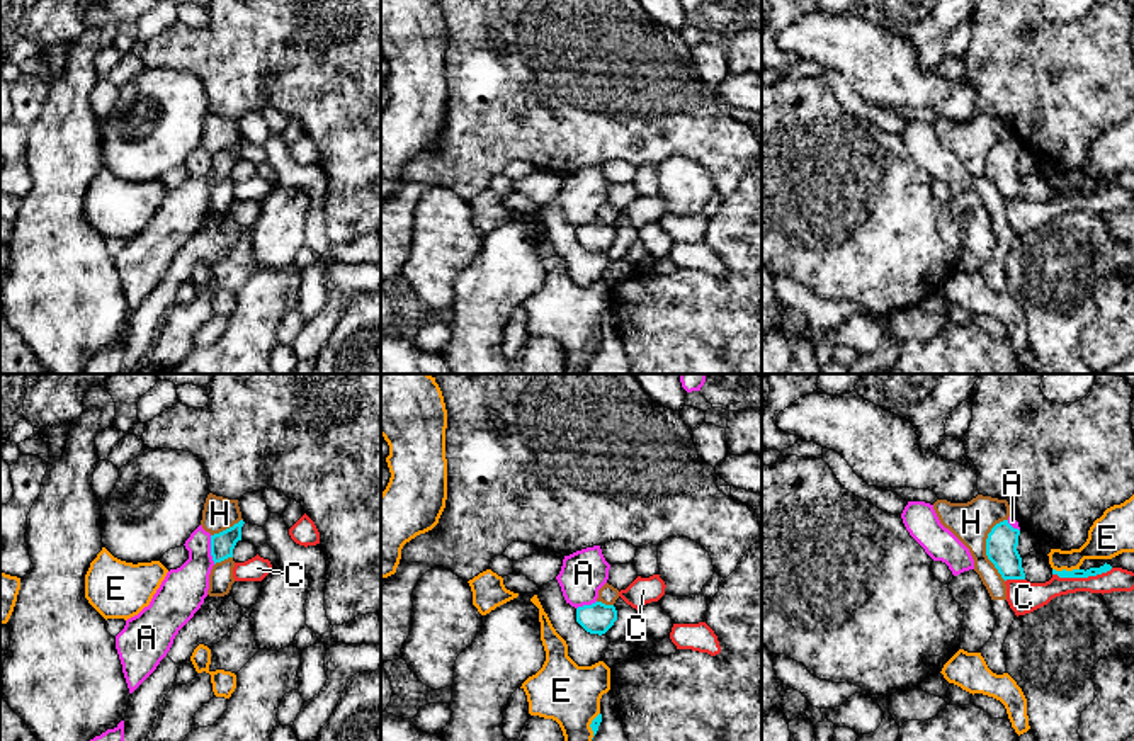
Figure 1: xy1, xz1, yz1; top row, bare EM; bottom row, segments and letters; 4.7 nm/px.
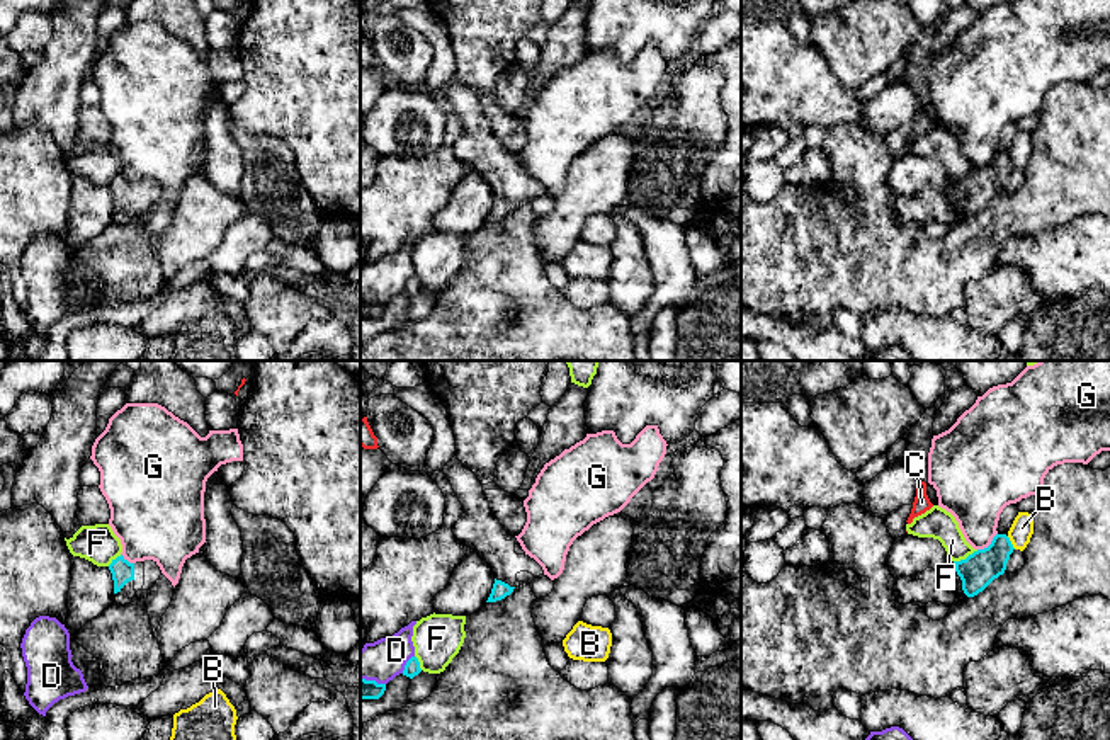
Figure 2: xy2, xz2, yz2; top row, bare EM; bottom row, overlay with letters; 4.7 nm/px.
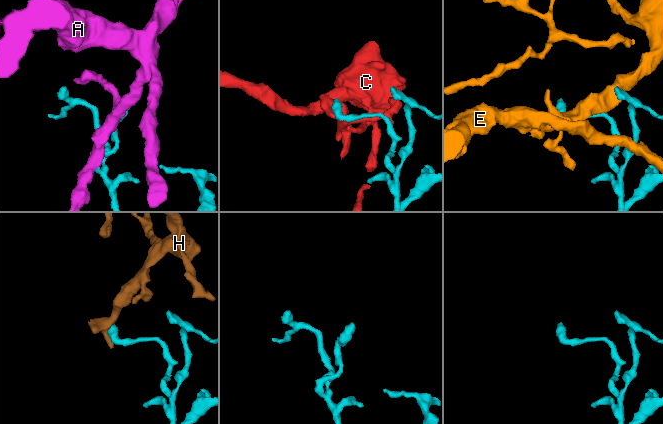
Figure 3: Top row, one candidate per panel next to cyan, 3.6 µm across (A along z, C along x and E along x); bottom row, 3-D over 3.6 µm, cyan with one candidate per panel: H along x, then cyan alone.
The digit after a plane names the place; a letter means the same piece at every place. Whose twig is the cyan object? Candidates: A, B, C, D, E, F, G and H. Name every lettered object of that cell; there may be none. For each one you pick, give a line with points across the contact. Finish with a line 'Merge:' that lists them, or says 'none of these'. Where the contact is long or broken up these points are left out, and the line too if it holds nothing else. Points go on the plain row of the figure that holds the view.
Merge: none of these

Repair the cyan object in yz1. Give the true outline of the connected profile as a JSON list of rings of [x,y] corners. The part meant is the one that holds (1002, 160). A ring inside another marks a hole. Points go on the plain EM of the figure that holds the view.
[[[1003,139],[991,148],[986,158],[986,175],[1005,201],[1025,199],[1022,177],[1017,170],[1018,155],[1020,150]]]

